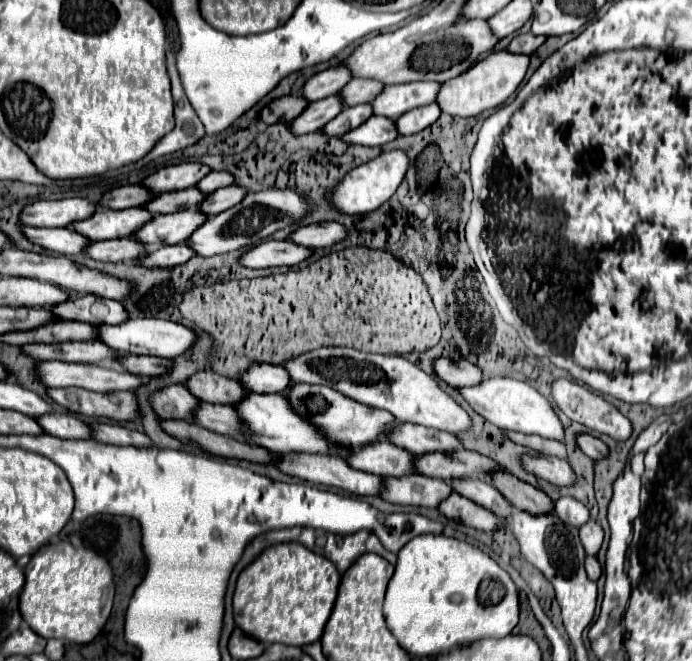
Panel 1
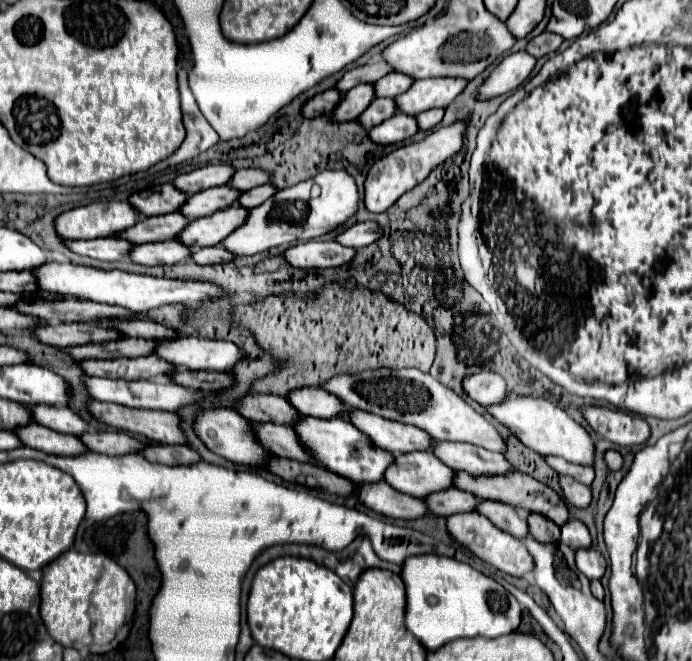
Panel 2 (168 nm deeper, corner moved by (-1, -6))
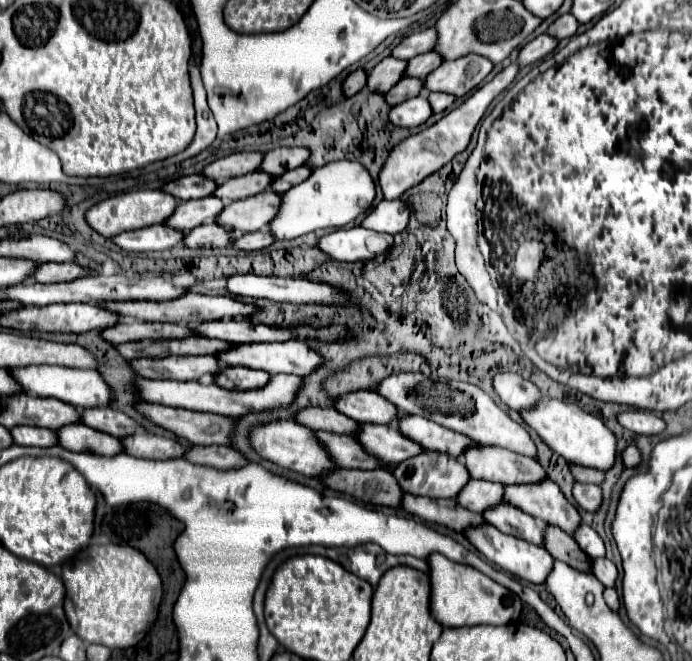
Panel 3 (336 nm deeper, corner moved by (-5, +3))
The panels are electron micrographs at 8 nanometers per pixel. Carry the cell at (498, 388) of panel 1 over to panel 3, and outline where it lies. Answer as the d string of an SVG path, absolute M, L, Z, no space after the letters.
M541 399L535 407L519 411L523 421L563 459L569 463L579 463L585 467L595 467L607 471L615 463L615 435L603 425L603 421L591 413L585 413L575 403L565 403L559 399Z

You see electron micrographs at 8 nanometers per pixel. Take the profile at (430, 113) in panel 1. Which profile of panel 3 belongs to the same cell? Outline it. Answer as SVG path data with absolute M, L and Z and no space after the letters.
M431 93L429 95L429 103L431 103L433 113L443 113L447 107L451 107L453 101L455 101L455 97L447 95L447 93Z

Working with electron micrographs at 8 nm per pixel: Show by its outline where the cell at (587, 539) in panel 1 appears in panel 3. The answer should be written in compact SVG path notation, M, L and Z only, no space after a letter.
M603 557L603 559L593 559L591 561L591 573L605 585L605 587L613 587L615 579L617 579L617 567L611 559Z

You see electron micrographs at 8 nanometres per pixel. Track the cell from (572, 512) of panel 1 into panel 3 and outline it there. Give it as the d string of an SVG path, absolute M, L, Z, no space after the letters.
M581 523L575 533L573 533L573 539L577 541L577 545L581 547L581 551L585 551L591 559L595 557L605 557L605 545L603 545L603 539L585 523Z

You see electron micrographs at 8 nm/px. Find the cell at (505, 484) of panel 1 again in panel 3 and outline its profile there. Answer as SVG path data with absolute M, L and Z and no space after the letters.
M547 525L545 527L545 541L543 547L559 561L579 569L579 571L591 571L591 559L579 549L579 545L575 543L575 539L571 535L567 535L563 529L555 527L555 525Z

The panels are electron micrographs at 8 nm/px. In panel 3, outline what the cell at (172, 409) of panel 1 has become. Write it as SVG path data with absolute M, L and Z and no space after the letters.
M277 419L277 421L263 423L263 425L255 425L249 431L249 443L259 457L263 457L279 467L307 475L307 477L319 477L323 471L331 471L335 467L333 461L329 459L327 451L317 443L313 431L309 427L297 425L295 421Z

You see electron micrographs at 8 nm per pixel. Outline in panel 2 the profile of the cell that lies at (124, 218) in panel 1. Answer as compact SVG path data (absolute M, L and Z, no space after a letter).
M173 212L173 214L143 218L143 220L139 220L139 224L135 224L135 228L129 228L129 232L119 234L119 236L127 238L135 244L165 242L165 240L177 238L187 224L189 224L189 220L181 212Z

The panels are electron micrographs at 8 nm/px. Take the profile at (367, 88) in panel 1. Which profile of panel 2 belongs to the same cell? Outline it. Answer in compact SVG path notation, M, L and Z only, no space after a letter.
M391 72L391 74L387 74L387 76L383 76L381 80L375 82L375 94L395 98L395 96L407 92L413 82L415 82L413 78L401 74L401 72Z

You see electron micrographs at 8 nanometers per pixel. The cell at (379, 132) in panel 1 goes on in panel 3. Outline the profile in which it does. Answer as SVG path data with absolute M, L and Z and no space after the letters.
M417 95L413 99L407 99L407 103L399 103L395 107L391 107L389 111L389 121L395 125L395 127L405 127L405 129L411 129L411 127L419 127L421 123L425 123L431 115L431 107L429 107L429 101L425 95Z

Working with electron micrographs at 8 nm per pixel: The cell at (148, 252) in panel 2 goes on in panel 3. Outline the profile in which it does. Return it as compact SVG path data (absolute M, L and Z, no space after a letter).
M203 223L195 229L191 229L185 239L183 245L189 249L217 249L217 247L227 247L229 239L231 239L231 229L225 229L217 223Z

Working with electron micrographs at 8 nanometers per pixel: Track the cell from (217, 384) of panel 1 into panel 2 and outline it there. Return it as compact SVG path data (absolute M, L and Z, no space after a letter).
M273 394L247 396L237 404L237 410L253 422L273 422L283 426L293 426L301 416L289 400Z

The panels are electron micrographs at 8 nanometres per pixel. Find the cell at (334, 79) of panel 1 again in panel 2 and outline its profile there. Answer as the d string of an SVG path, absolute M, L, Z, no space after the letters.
M379 60L375 64L369 64L369 66L357 66L349 72L345 72L345 76L337 82L337 88L341 92L347 92L353 88L353 84L361 84L361 82L377 82L379 78L383 78L385 74L389 74L393 68L385 62L385 60Z

